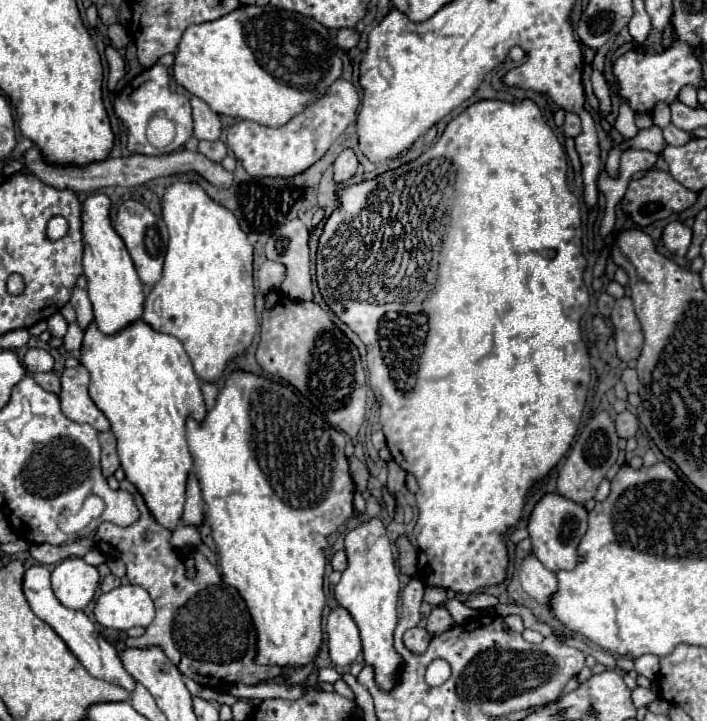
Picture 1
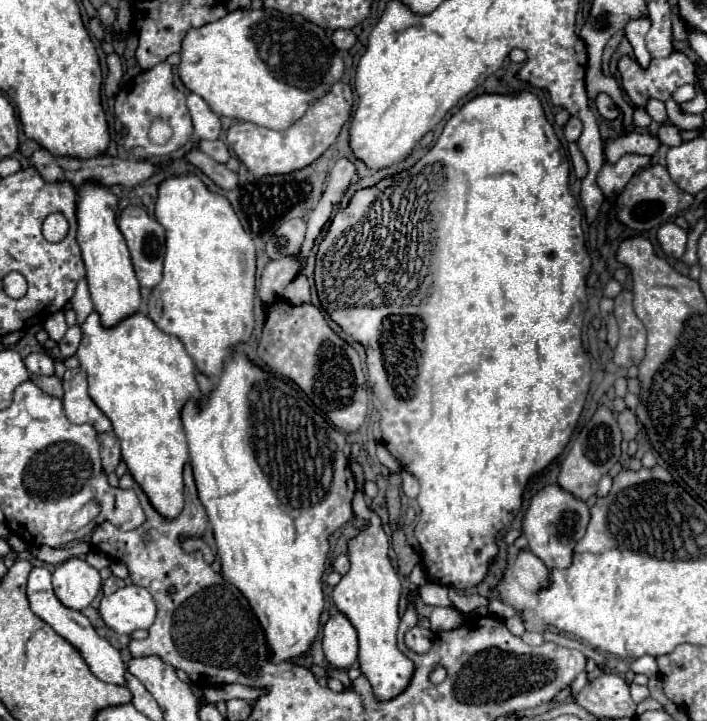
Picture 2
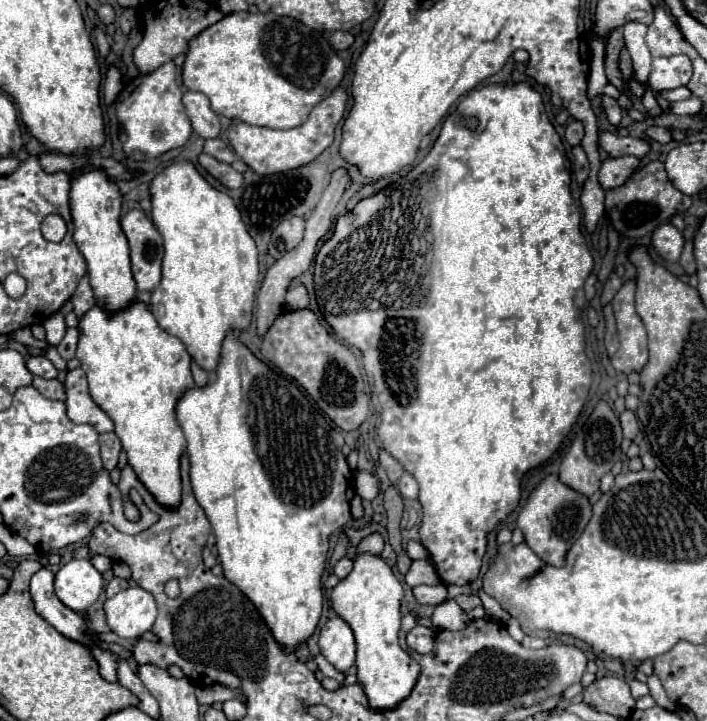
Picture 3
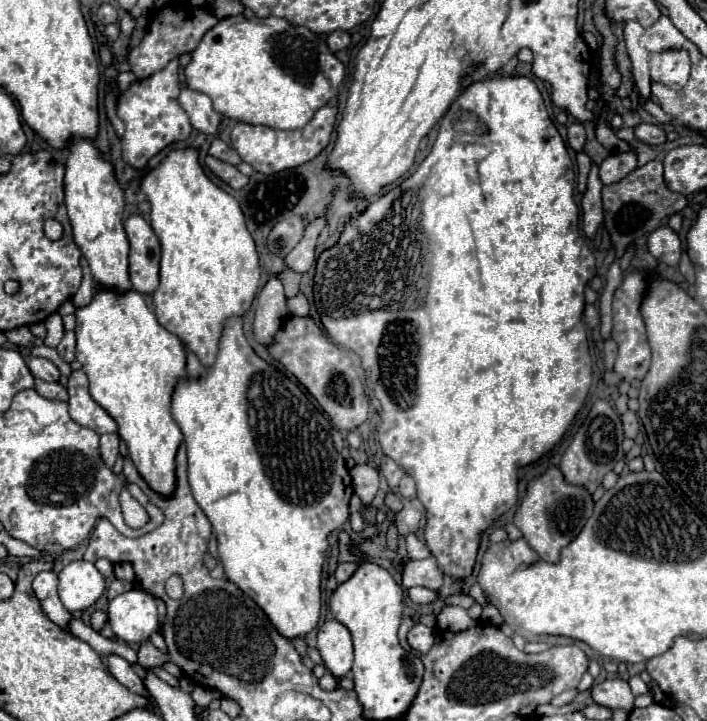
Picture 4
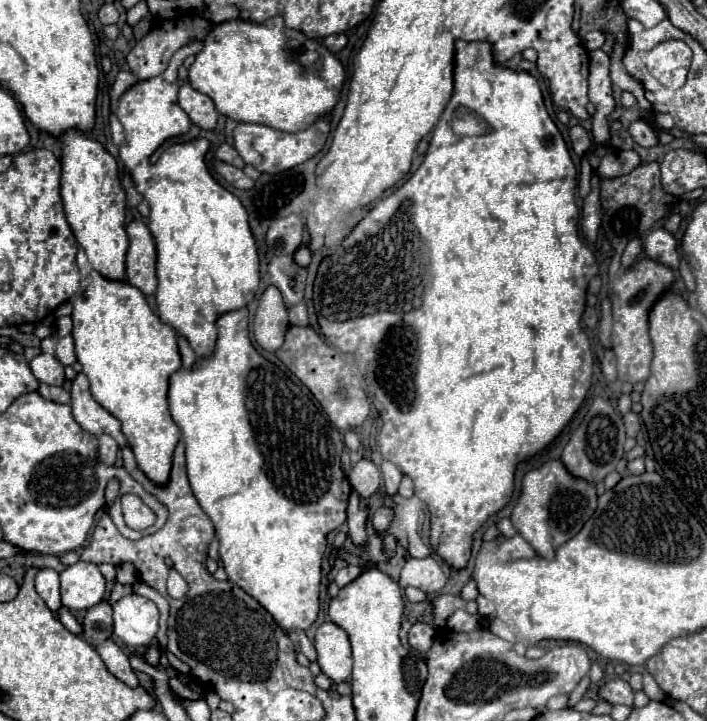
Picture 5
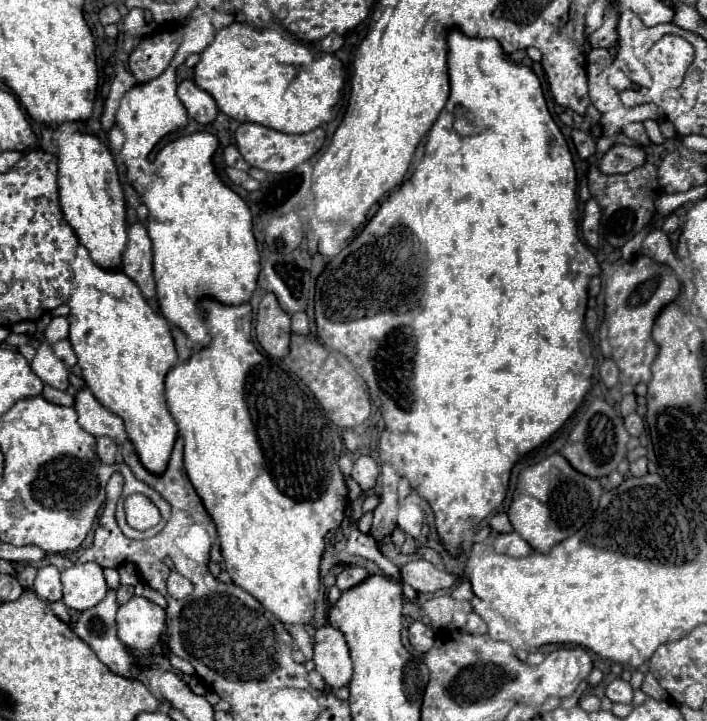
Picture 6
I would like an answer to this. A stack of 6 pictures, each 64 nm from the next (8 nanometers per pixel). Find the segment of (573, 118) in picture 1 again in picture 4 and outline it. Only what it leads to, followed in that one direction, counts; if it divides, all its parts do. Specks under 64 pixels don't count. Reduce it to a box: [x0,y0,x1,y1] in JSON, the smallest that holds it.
[568,122,586,152]

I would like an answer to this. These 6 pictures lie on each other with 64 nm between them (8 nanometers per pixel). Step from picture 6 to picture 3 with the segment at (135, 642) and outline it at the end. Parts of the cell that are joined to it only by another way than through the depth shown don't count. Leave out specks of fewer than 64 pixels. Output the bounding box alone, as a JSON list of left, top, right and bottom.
[104,586,156,638]

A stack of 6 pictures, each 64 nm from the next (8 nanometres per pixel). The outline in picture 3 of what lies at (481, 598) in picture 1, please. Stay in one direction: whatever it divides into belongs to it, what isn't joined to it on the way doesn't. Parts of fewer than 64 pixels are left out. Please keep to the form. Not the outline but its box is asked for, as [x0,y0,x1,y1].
[454,594,482,612]

